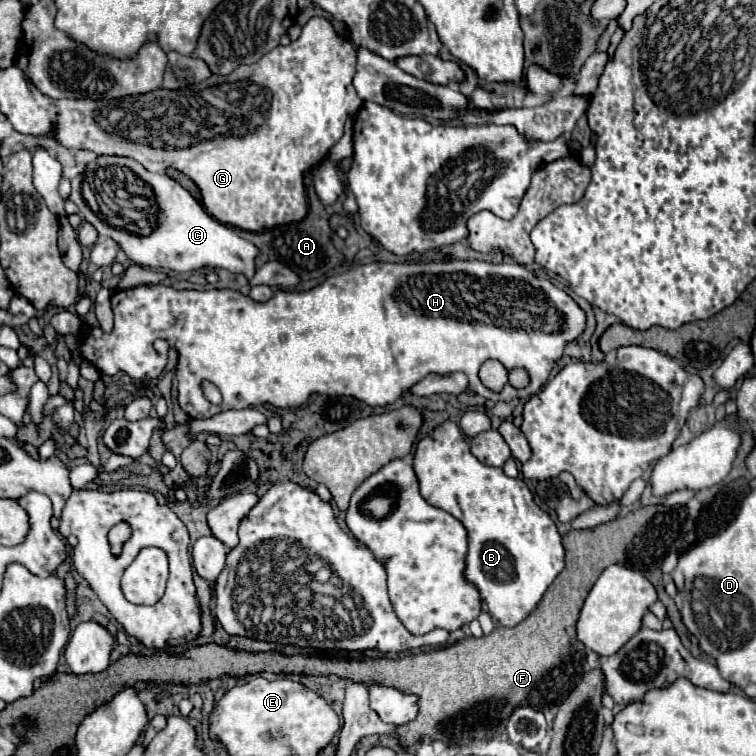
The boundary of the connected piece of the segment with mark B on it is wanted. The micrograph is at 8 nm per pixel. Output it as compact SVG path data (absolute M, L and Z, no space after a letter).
M452 420L438 424L430 436L424 436L416 444L412 468L418 476L422 498L428 504L434 504L436 508L450 512L468 530L468 552L466 552L464 576L470 584L478 588L492 618L496 618L500 626L516 626L518 622L522 622L536 608L546 588L564 568L564 548L562 548L556 524L550 520L546 512L542 512L534 504L532 492L522 480L508 478L502 472L502 468L480 464L470 452L470 446L462 430Z

